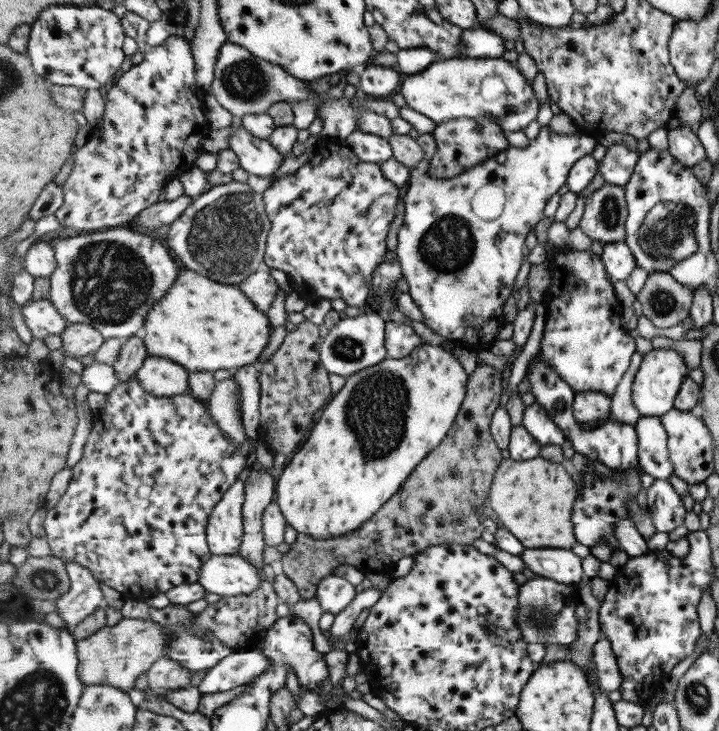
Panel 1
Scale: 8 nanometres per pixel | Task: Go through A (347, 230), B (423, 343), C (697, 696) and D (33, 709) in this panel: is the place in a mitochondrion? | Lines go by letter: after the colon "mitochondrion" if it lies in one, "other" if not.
A: mitochondrion
B: other
C: mitochondrion
D: mitochondrion

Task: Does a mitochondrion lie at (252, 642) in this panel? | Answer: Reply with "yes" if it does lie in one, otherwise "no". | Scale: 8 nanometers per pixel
no

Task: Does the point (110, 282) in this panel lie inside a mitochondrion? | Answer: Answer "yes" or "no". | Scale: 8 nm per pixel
yes

